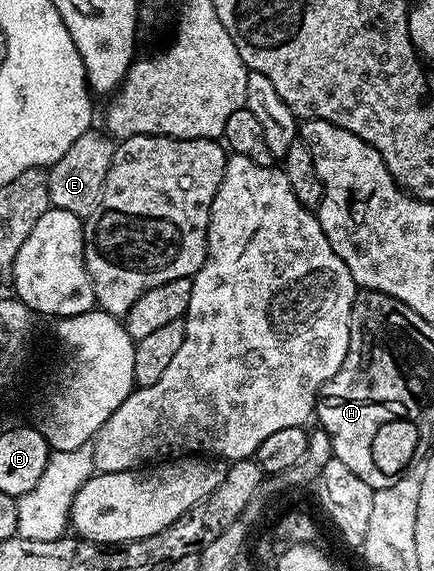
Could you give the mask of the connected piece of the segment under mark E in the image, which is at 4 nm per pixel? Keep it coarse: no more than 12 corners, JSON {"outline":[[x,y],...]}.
{"outline":[[89,131],[47,170],[53,209],[87,219],[116,154]]}

